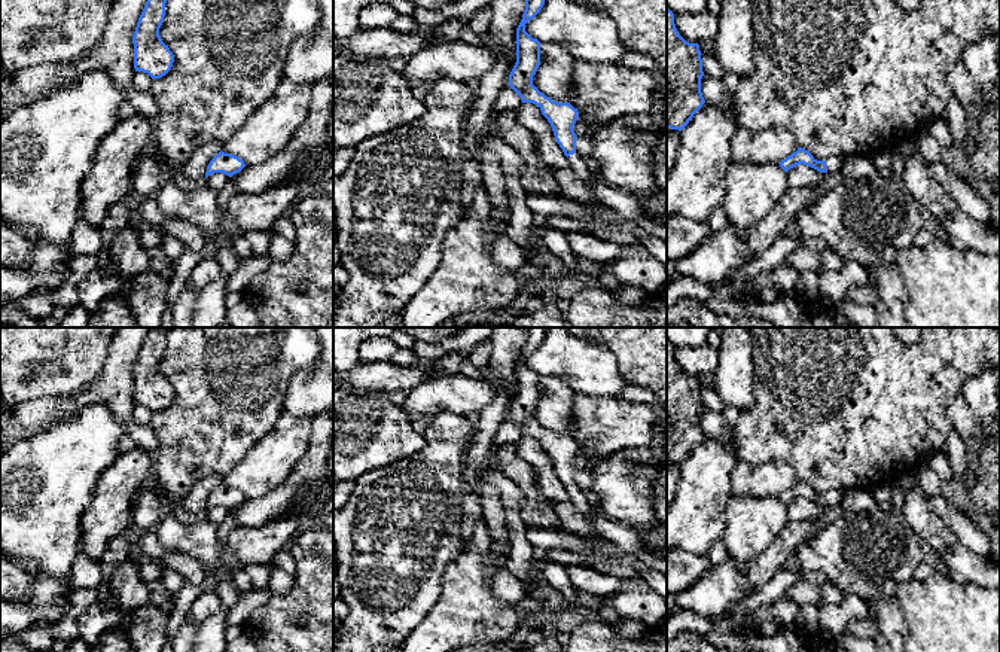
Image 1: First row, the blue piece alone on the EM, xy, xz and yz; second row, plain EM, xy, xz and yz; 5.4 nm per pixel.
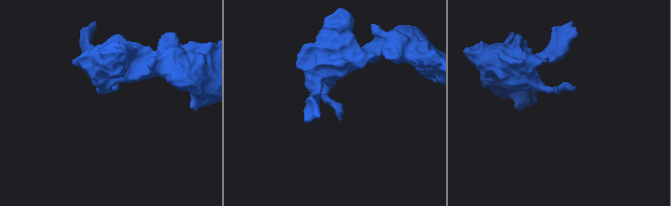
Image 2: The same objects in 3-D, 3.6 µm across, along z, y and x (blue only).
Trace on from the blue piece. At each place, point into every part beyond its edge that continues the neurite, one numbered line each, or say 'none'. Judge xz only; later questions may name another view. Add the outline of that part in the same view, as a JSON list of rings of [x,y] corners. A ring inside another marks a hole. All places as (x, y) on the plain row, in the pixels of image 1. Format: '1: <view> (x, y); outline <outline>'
1: xz (576, 494); outline [[[574,485],[567,493],[568,493],[573,505],[577,508],[577,511],[586,518],[588,524],[591,525],[594,539],[603,540],[604,537],[595,530],[595,527],[592,524],[594,511],[592,511],[591,505],[588,503],[588,500],[585,499],[583,490],[580,490],[577,485]]]

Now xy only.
none

